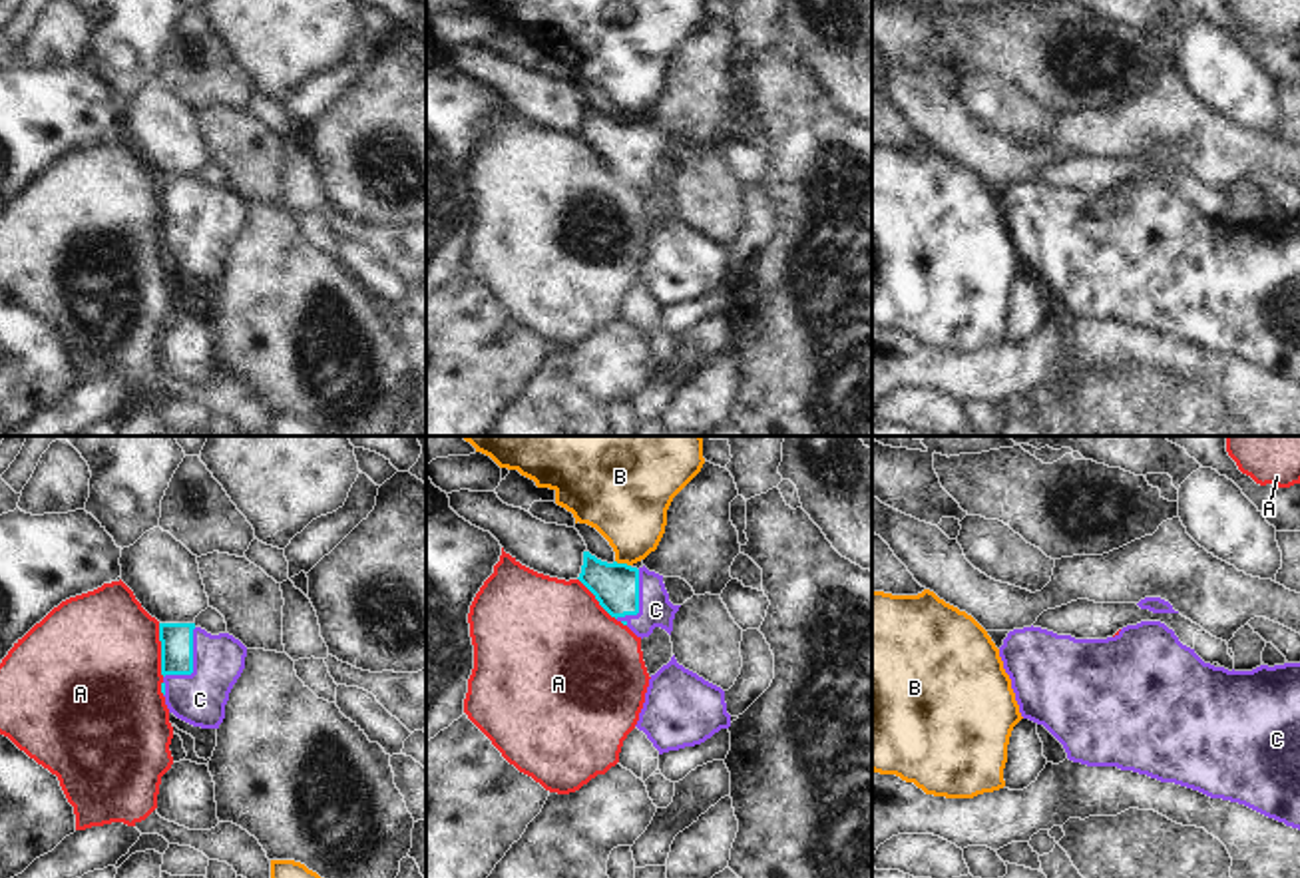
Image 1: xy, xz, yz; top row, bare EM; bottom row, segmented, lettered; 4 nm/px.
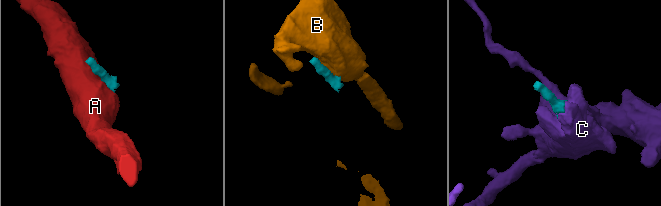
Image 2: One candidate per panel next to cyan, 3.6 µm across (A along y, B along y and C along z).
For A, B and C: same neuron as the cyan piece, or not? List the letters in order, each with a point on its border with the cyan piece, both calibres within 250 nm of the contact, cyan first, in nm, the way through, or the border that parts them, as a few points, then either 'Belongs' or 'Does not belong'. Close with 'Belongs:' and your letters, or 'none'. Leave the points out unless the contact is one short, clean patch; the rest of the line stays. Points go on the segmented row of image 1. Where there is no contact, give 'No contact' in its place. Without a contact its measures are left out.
A: Touches cyan at xy (162, 650). Thickness 130 nm (cyan) against 500 nm. Boundary: xy (158, 624), (160, 671), (164, 675). Does not belong
B: Touches cyan at xz (624, 564). Thickness 190 nm (cyan) against 320 nm. Boundary: xz (616, 560), (630, 566). Does not belong
C: Touches cyan at xy (192, 663). Thickness 130 nm (cyan) against 220 nm. Path across: xy (176, 640), (188, 652), (192, 663), (200, 699). Belongs
Belongs: C

